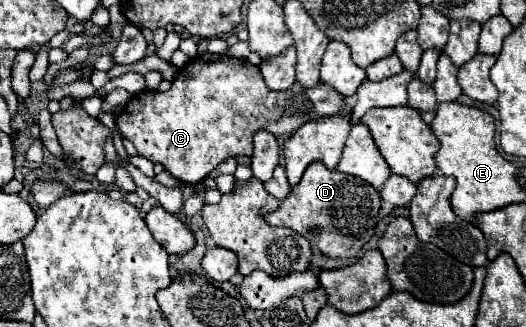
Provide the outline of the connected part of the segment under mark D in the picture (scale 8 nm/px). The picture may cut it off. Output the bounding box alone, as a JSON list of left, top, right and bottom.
[264,162,382,258]

